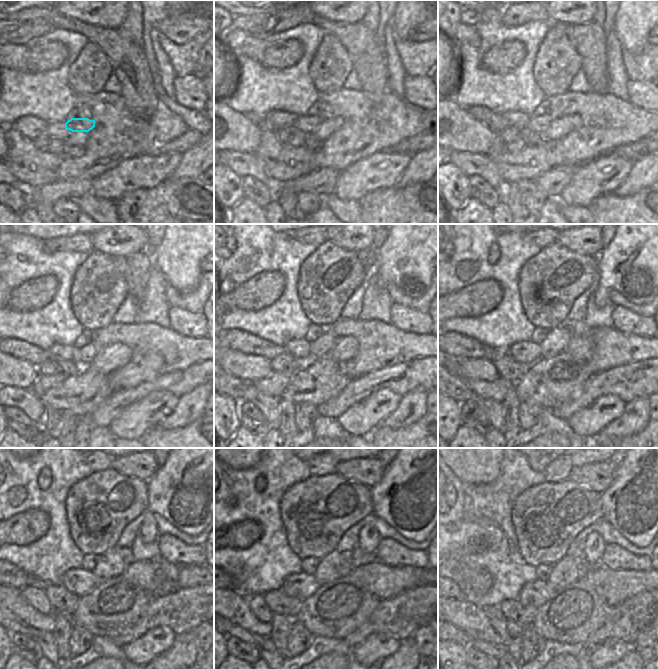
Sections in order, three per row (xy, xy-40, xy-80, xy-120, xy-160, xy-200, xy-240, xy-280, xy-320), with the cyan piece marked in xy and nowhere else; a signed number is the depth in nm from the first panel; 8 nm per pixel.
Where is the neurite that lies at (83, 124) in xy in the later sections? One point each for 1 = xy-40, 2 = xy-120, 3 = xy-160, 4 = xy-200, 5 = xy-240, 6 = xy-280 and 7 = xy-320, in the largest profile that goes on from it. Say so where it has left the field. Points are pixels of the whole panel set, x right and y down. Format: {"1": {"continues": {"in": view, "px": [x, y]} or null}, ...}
{"1": {"continues": {"in": "xy-40", "px": [305, 123]}}, "2": {"continues": {"in": "xy-120", "px": [90, 350]}}, "3": {"continues": {"in": "xy-160", "px": [323, 346]}}, "4": {"continues": {"in": "xy-200", "px": [556, 341]}}, "5": {"continues": {"in": "xy-240", "px": [110, 565]}}, "6": {"continues": {"in": "xy-280", "px": [336, 564]}}, "7": {"continues": {"in": "xy-320", "px": [560, 567]}}}

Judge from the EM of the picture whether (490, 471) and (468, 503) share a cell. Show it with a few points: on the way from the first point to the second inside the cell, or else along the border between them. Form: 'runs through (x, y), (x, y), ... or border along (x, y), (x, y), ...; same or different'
border along (499, 469), (490, 483), (463, 483), (458, 478); different

